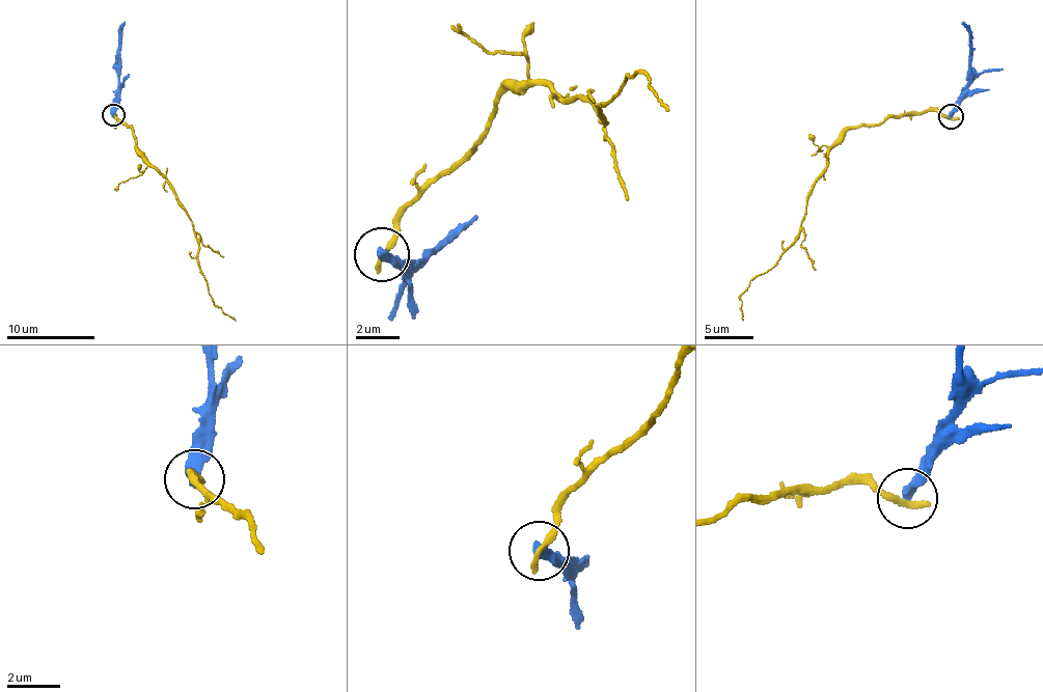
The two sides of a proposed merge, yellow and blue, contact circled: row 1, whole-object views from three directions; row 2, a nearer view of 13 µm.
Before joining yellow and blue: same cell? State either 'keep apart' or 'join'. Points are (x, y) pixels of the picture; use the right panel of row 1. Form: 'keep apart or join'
keep apart

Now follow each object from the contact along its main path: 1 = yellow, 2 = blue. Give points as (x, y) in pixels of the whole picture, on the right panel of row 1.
1: (950, 116), (929, 111), (860, 123), (834, 142), (806, 201), (799, 236), (739, 297), (742, 320)
2: (950, 115), (968, 81), (970, 27), (964, 21)

